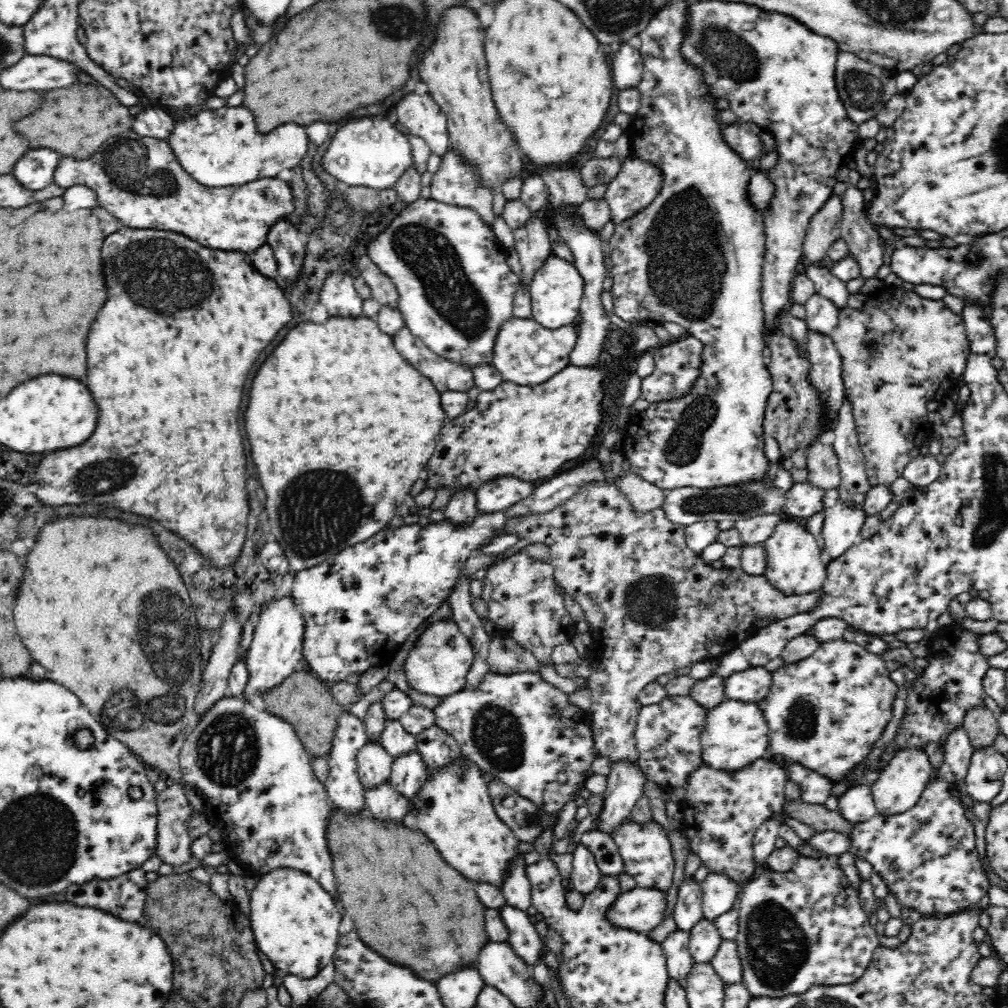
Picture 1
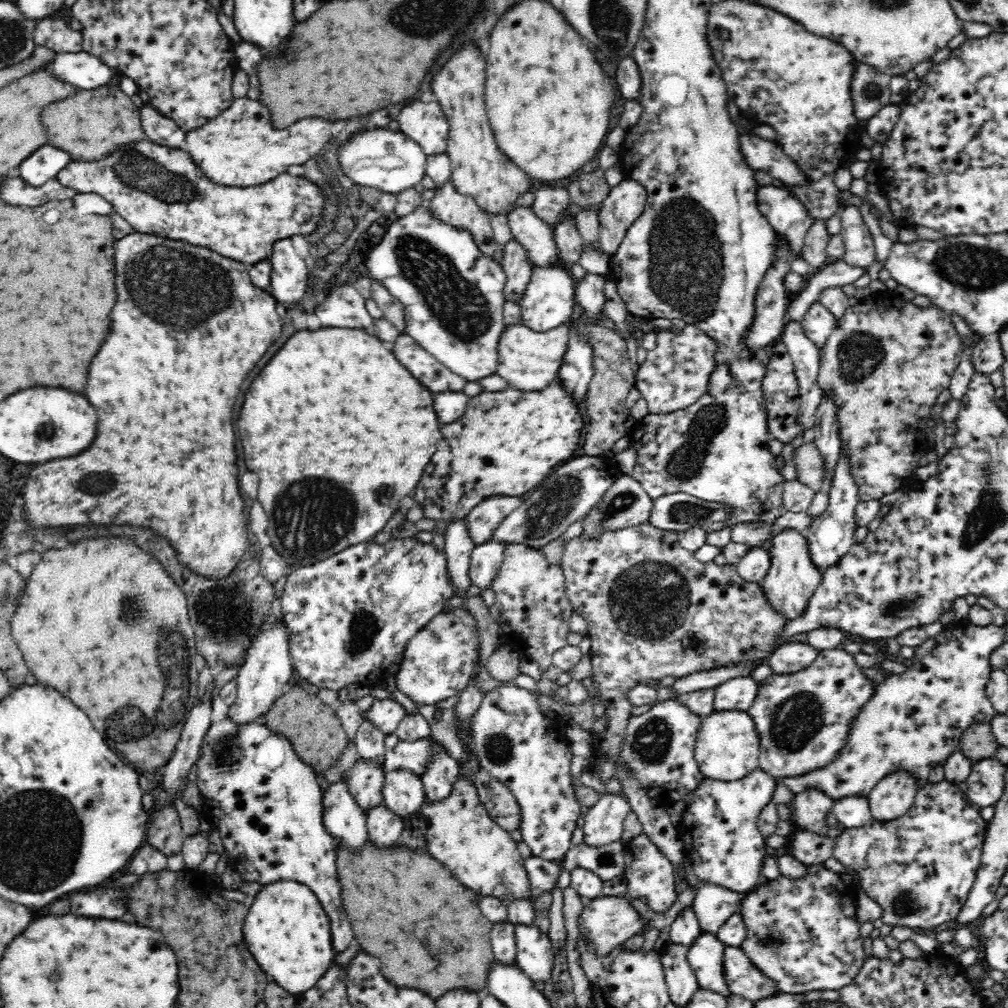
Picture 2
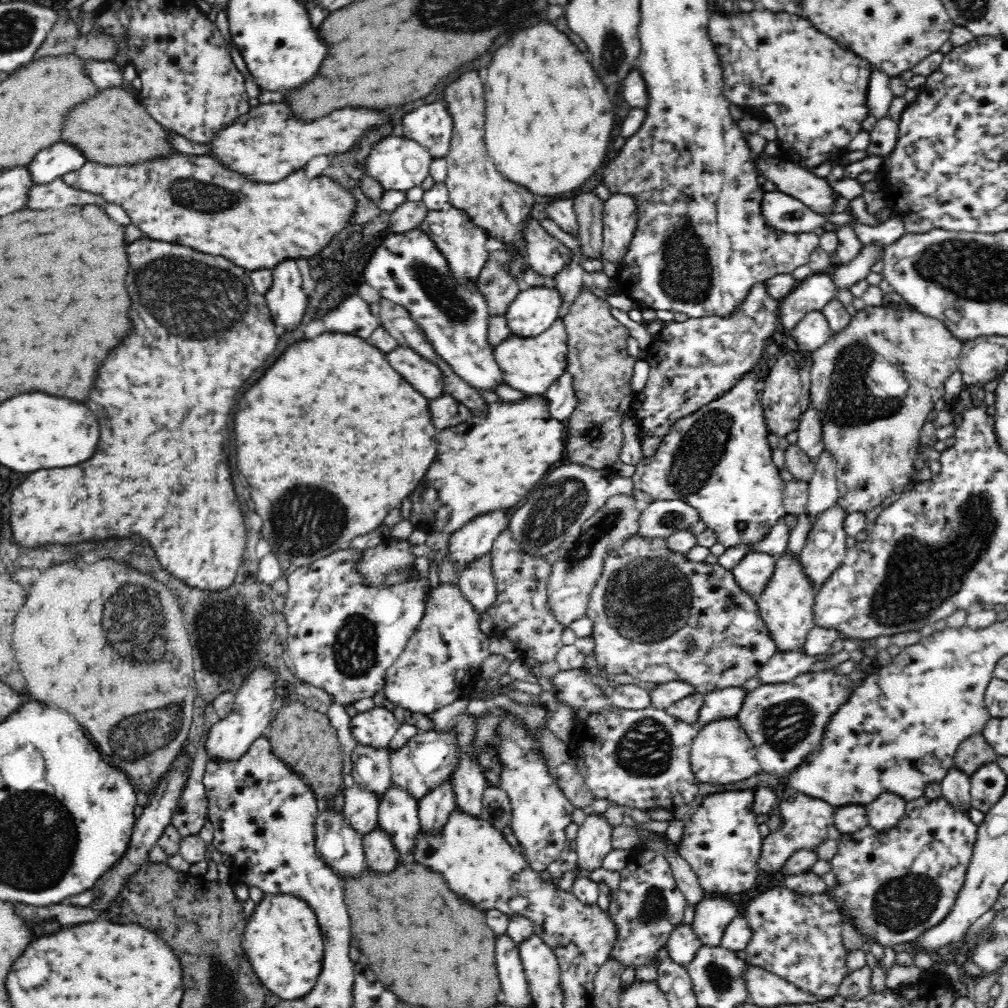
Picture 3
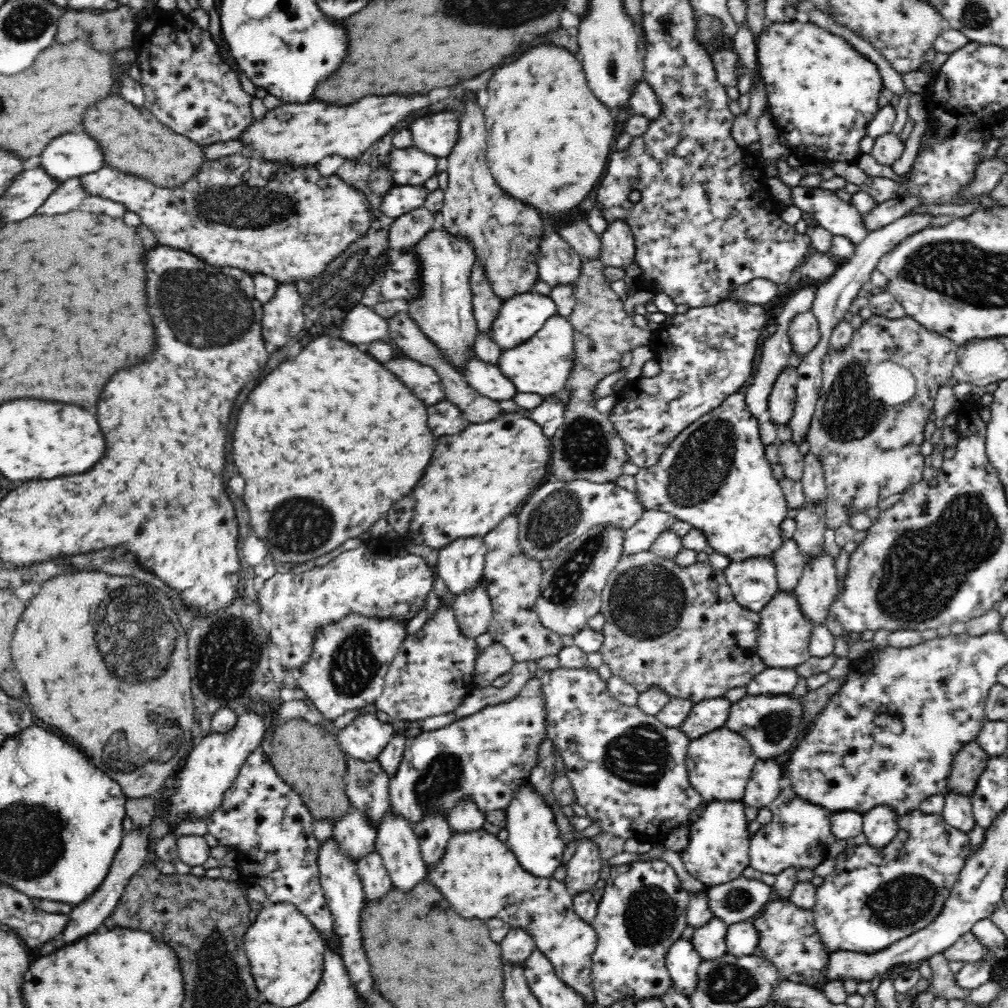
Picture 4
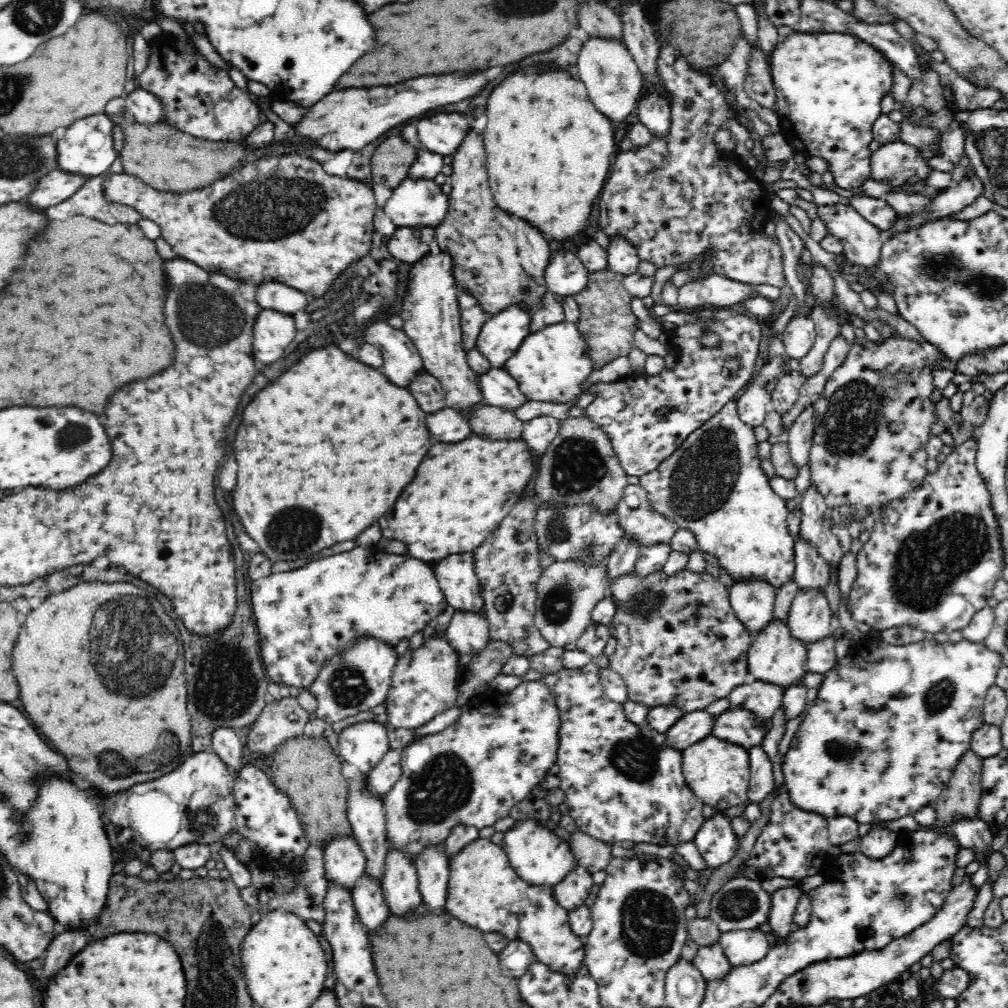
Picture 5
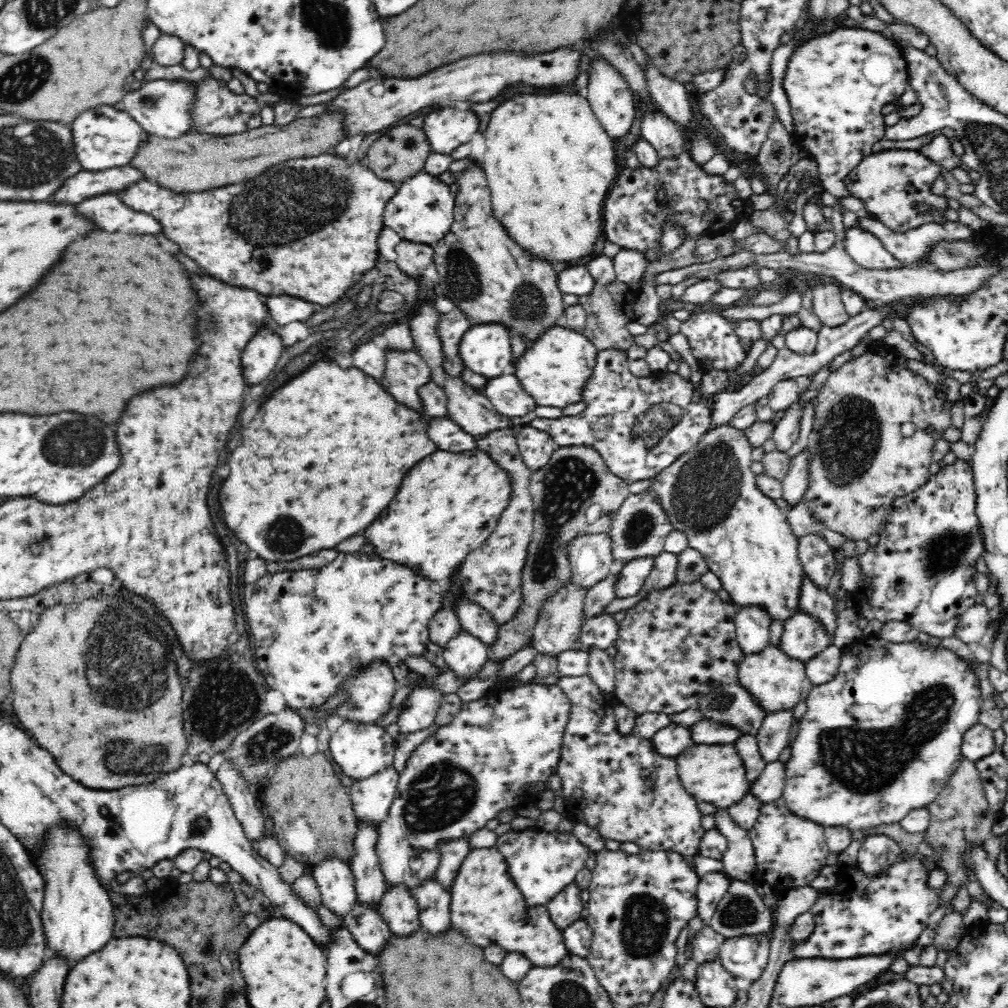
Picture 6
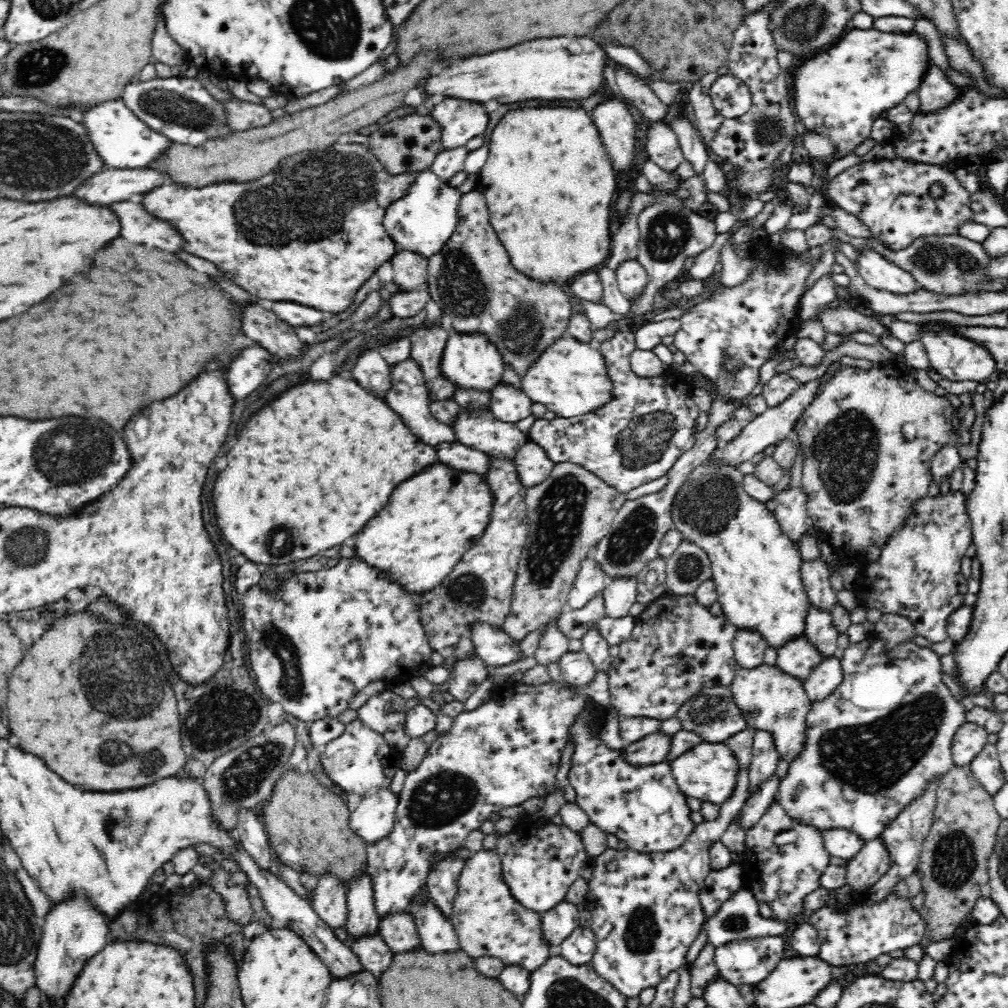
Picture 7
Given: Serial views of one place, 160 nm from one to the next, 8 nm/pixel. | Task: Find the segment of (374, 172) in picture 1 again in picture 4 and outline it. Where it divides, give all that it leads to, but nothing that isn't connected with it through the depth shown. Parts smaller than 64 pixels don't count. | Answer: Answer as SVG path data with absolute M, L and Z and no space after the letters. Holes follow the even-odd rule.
M412 146L394 149L387 158L387 167L395 186L419 186L437 176L437 160L437 157Z

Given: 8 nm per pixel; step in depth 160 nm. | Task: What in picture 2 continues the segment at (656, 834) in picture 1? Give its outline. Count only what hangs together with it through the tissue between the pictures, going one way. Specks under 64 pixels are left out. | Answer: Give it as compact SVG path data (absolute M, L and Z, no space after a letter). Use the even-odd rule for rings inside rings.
M643 834L627 845L625 861L623 876L627 881L626 896L644 901L655 913L666 914L679 895L676 892L675 877L670 861Z

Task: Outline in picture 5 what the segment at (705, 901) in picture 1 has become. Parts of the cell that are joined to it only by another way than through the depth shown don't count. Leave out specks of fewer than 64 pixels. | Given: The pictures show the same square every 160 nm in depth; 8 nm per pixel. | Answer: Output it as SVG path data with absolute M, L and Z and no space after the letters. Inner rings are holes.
M719 944L700 947L692 963L700 971L706 984L724 978L732 970Z

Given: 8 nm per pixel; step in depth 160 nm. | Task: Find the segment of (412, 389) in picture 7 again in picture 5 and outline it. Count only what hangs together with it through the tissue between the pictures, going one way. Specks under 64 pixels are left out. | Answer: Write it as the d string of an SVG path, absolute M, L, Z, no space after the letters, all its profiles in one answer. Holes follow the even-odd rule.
M375 320L364 328L362 339L381 350L381 372L396 386L408 388L414 377L424 371L421 354L403 329Z

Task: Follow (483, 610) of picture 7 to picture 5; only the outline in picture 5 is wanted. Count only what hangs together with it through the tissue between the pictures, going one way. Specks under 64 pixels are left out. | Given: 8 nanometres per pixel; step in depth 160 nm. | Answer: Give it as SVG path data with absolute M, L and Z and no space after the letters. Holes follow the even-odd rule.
M484 404L469 414L471 431L485 439L518 439L522 436L523 422L512 411ZM524 495L514 504L510 512L502 519L498 528L473 553L474 571L482 584L480 594L485 604L484 615L490 625L489 636L494 640L509 642L513 648L513 655L530 657L550 647L550 643L542 638L540 631L534 626L535 599L537 582L541 575L538 563L539 544L535 535L534 523L539 506L536 497Z

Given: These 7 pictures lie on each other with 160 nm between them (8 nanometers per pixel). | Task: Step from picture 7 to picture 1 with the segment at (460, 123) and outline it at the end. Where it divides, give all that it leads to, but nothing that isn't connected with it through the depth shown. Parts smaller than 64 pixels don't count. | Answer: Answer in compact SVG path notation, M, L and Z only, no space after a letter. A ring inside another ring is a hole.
M410 94L398 102L397 120L408 128L410 134L420 136L428 144L431 154L444 155L450 148L447 115L428 94Z

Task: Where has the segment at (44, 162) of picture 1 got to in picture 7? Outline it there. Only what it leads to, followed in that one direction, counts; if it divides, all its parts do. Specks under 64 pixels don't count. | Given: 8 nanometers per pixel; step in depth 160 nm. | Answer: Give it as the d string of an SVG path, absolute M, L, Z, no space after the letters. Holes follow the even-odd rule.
M121 98L98 103L83 115L83 125L86 126L99 157L106 162L106 168L146 168L150 166L150 162L158 160L172 144L167 136L152 130L143 120L140 120Z

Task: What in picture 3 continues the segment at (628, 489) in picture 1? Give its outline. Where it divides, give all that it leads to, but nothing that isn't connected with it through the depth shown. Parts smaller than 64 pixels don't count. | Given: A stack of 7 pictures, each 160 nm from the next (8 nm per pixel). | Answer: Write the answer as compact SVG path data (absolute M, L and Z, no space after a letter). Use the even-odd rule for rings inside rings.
M626 495L610 497L600 510L582 524L574 536L570 536L566 542L560 544L558 559L552 564L546 582L548 609L552 611L558 623L568 627L575 620L587 616L590 595L602 574L604 559L615 556L619 548L637 534L641 511L634 497Z

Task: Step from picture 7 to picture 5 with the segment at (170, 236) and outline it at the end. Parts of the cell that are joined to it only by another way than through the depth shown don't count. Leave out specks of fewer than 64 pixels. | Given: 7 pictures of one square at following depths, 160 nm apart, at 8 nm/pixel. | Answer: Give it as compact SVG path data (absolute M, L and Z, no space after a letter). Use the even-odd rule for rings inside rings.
M104 176L92 177L80 190L77 190L72 198L64 200L60 206L52 206L46 212L48 220L66 220L70 216L82 214L88 218L102 220L106 224L136 224L143 218L134 208L118 206L114 202L108 202L104 196Z

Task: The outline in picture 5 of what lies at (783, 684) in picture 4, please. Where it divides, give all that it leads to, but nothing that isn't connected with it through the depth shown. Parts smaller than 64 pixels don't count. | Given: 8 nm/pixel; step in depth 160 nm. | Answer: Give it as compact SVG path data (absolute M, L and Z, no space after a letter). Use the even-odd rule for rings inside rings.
M755 680L734 688L726 696L731 710L748 710L757 718L759 726L768 732L773 726L773 715L781 708L785 689Z

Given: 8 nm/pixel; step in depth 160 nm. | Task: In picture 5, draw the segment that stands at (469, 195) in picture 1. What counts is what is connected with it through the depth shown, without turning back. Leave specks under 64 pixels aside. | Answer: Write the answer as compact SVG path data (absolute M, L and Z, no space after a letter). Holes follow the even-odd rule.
M446 252L437 256L430 254L421 261L411 265L407 293L403 299L402 313L403 331L415 344L423 360L423 368L440 381L444 389L446 407L452 408L462 417L469 420L469 414L478 406L484 406L483 396L479 387L479 376L470 369L466 362L466 351L462 349L462 331L460 331L460 310L456 298L456 279L452 275L452 257Z

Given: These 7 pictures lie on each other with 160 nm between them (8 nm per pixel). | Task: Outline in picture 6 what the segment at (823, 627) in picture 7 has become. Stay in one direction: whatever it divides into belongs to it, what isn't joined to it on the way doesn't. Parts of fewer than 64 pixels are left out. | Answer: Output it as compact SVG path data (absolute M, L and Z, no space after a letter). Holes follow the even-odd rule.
M804 576L799 595L799 610L814 617L814 621L818 619L832 639L837 629L837 612L828 592L816 587L808 577Z

